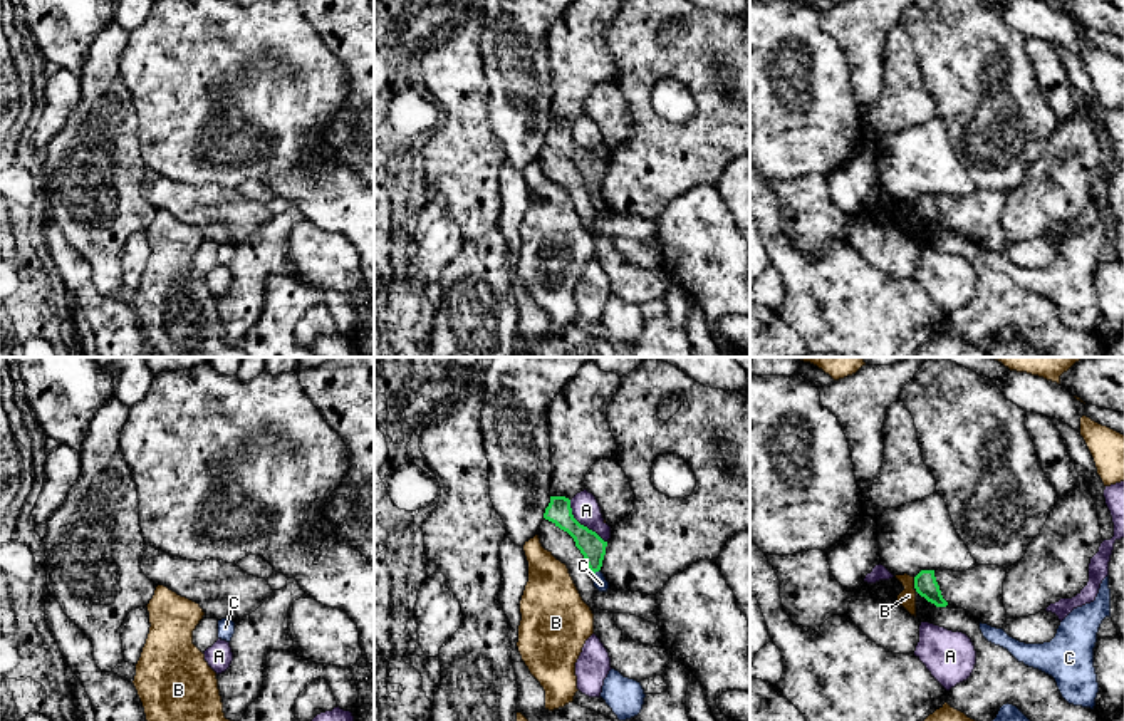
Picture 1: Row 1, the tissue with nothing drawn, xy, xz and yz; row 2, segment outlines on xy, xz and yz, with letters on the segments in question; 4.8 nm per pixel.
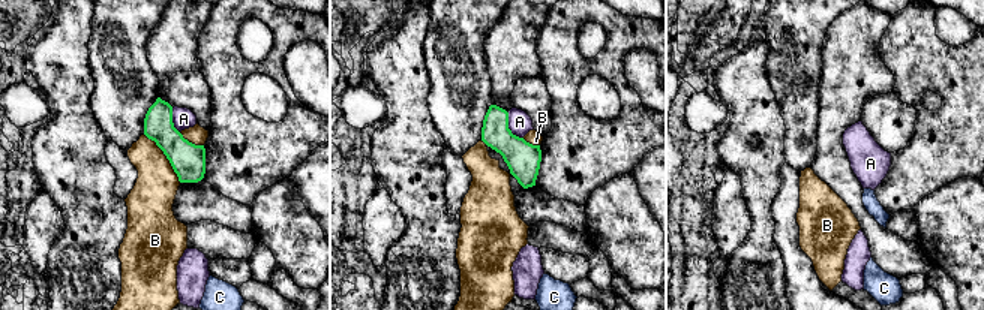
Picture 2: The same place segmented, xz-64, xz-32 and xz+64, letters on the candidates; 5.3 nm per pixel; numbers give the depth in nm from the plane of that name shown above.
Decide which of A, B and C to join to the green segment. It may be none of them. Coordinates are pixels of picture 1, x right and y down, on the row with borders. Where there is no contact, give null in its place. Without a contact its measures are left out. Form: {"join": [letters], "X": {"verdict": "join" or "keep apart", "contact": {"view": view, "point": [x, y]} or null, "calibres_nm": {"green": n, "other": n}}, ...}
{"join": ["C"], "A": {"verdict": "keep apart", "contact": {"view": "xz", "point": [582, 525]}, "calibres_nm": {"green": 120, "other": 140}}, "B": {"verdict": "keep apart", "contact": {"view": "yz", "point": [915, 582]}, "calibres_nm": {"green": 110, "other": 80}}, "C": {"verdict": "join", "contact": {"view": "xz", "point": [596, 570]}, "calibres_nm": {"green": 120, "other": 70}}}

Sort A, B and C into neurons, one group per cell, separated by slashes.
A / B / C

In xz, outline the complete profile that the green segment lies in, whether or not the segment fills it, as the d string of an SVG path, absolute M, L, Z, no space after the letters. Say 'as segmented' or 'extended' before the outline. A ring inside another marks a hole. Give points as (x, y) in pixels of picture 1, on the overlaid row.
extended; M550 496L550 503L545 508L544 518L552 521L555 526L567 532L574 538L575 547L584 555L585 563L592 573L594 587L599 592L607 592L609 582L601 572L607 542L604 542L596 532L580 525L574 518L570 500L565 496Z

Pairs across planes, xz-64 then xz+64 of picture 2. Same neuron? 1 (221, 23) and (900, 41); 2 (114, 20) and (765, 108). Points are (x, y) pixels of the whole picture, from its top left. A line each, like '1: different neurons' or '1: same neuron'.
1: same neuron
2: different neurons

